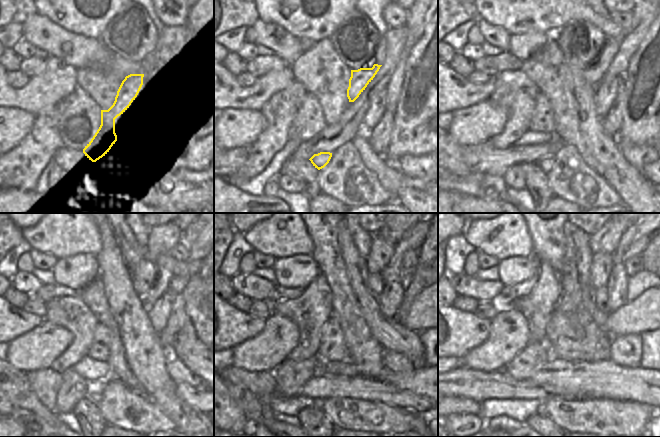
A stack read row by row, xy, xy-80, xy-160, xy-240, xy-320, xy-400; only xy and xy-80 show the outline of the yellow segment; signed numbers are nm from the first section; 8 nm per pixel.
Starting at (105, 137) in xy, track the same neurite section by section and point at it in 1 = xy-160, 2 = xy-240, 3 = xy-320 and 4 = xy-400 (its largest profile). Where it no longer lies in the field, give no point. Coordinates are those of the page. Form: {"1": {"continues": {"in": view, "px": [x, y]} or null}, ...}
{"1": {"continues": {"in": "xy-160", "px": [594, 75]}}, "2": {"continues": {"in": "xy-240", "px": [165, 277]}}, "3": {"continues": {"in": "xy-320", "px": [414, 238]}}, "4": {"continues": {"in": "xy-400", "px": [635, 239]}}}

